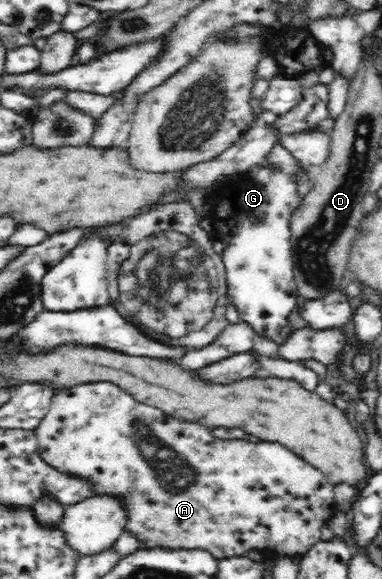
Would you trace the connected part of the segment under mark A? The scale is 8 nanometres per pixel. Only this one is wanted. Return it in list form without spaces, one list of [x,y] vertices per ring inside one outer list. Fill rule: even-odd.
[[[107,380],[75,384],[73,387],[60,388],[51,396],[50,406],[46,414],[35,427],[39,457],[55,470],[61,471],[76,479],[85,480],[93,486],[93,497],[109,496],[113,500],[121,500],[123,510],[127,512],[124,531],[128,531],[140,547],[144,549],[204,549],[213,557],[227,559],[231,557],[245,557],[249,551],[273,551],[283,556],[304,554],[312,546],[320,543],[321,527],[327,525],[335,513],[334,485],[327,477],[310,463],[301,459],[295,452],[287,449],[283,444],[263,441],[251,443],[244,438],[221,438],[215,436],[212,428],[205,426],[199,420],[187,420],[167,414],[163,408],[139,402],[137,398],[125,393],[122,387]]]

